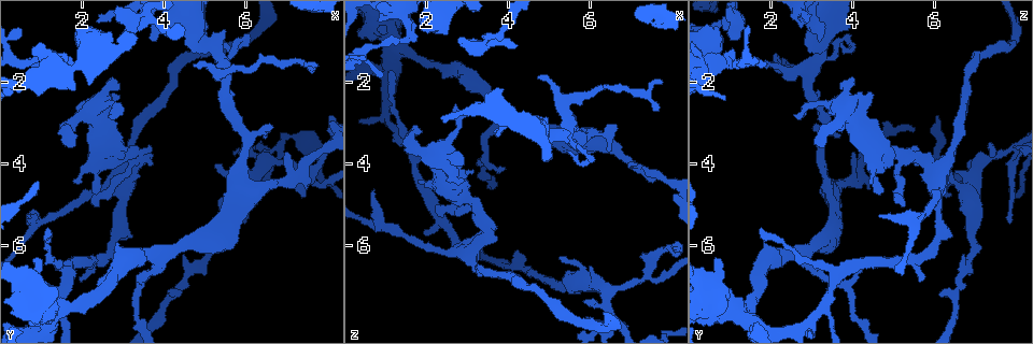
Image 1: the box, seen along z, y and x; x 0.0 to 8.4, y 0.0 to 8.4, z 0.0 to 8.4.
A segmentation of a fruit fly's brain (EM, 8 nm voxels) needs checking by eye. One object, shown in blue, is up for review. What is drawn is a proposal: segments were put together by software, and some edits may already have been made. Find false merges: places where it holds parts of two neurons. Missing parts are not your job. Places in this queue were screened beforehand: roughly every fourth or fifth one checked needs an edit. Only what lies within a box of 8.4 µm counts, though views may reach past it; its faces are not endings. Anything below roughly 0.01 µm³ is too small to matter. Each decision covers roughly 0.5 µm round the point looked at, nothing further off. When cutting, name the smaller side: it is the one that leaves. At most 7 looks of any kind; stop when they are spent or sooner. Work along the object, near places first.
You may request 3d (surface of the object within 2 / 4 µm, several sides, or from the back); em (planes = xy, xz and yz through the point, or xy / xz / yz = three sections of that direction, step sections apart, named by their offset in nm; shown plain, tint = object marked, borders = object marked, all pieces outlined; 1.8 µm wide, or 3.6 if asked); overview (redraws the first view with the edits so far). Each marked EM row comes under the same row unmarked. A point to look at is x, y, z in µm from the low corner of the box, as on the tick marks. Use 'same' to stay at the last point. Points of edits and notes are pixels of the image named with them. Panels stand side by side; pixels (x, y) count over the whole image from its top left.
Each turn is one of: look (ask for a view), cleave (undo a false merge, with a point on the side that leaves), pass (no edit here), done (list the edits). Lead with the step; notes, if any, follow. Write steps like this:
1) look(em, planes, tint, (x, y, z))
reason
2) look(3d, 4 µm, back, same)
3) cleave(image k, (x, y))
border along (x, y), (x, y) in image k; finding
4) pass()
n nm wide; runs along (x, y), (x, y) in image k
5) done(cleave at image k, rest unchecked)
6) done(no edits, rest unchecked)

look(em, planes, tint, (5.75, 4.80, 6.90))
a fork

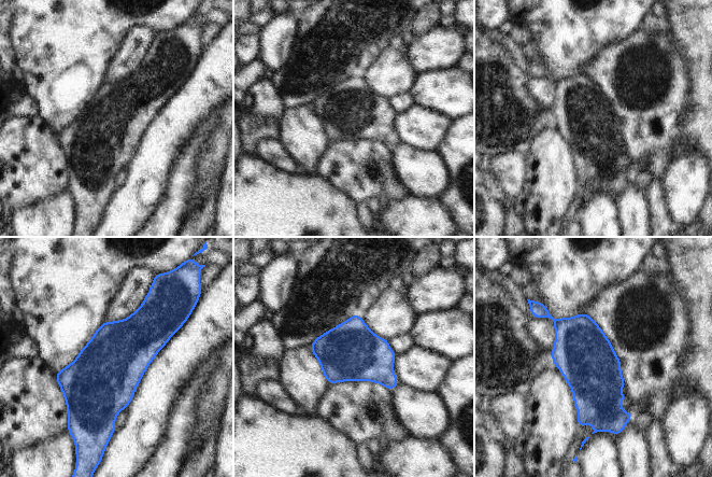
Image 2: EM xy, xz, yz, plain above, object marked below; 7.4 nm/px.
pass()
all the same neuron

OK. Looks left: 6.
look(3d, 4 µm, (6.00, 3.40, 3.25))
branch point

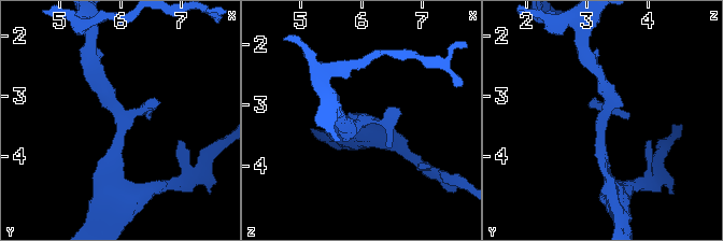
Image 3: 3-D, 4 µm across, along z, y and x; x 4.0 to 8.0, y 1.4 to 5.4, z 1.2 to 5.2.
look(em, planes, tint, (6.00, 3.35, 3.25))

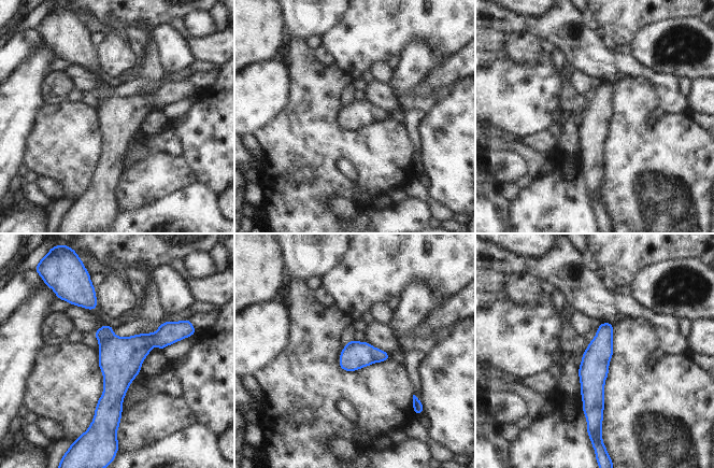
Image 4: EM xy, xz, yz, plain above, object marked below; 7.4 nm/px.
pass()
runs along (170, 324), (118, 371), (109, 419) in image 4; one neuron here

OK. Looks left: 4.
look(3d, 4 µm, (6.70, 3.60, 7.90))
four or more arms meet

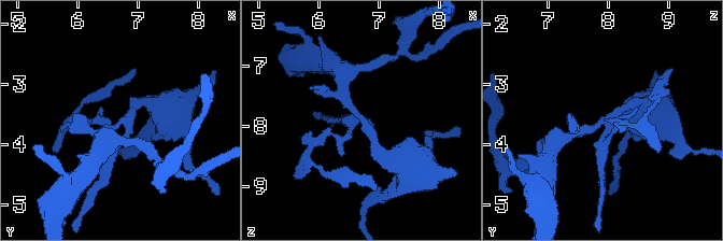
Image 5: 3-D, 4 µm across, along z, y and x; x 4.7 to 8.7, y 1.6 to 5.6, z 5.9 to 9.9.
look(em, planes, borders, (6.65, 3.70, 7.80))
need the tissue

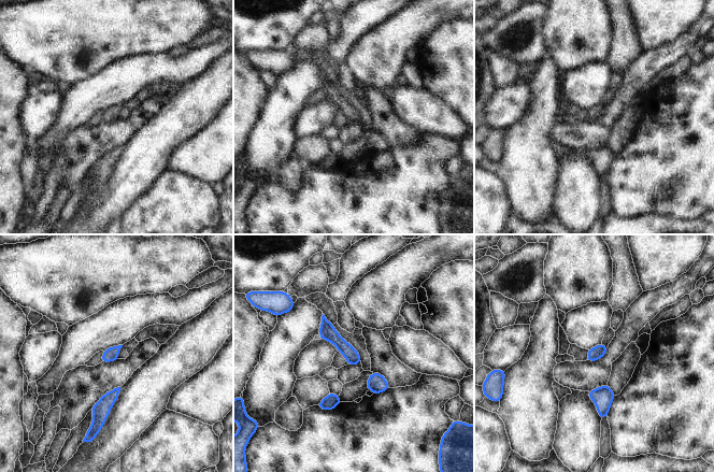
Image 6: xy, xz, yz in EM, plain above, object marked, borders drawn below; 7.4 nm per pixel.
pass()
all the same neuron

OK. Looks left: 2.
done(no edits, rest unchecked)

